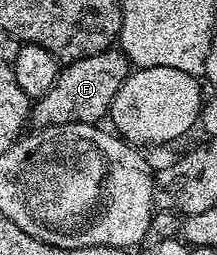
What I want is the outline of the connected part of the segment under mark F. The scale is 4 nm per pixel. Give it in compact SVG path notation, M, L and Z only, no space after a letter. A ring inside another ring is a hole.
M111 49L96 57L84 57L75 63L67 63L59 70L56 85L32 107L32 123L35 128L63 127L69 123L101 124L109 116L110 106L120 93L120 85L130 76L132 64L121 50Z

